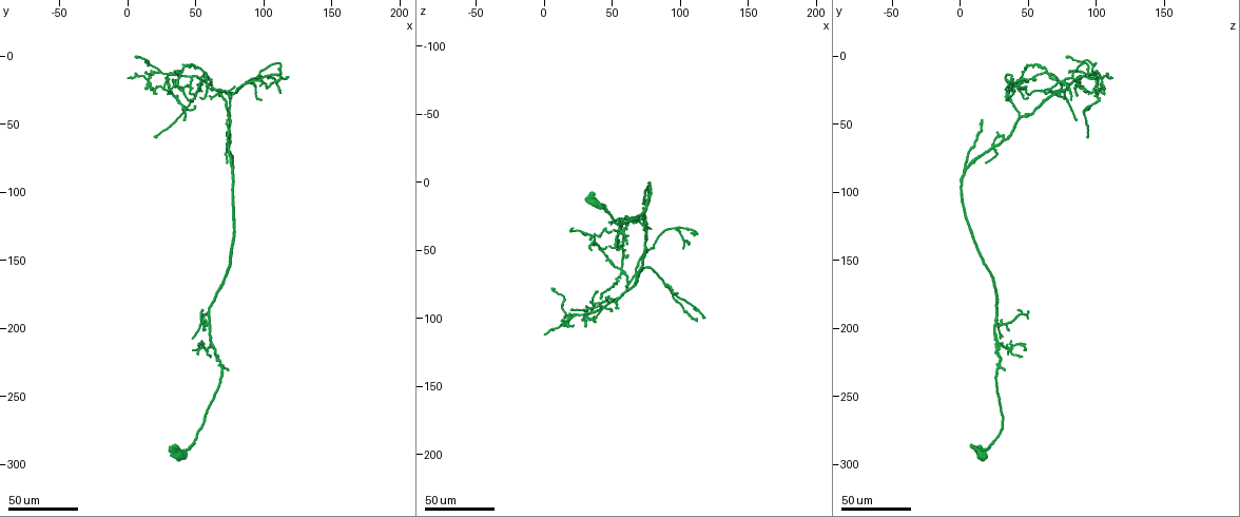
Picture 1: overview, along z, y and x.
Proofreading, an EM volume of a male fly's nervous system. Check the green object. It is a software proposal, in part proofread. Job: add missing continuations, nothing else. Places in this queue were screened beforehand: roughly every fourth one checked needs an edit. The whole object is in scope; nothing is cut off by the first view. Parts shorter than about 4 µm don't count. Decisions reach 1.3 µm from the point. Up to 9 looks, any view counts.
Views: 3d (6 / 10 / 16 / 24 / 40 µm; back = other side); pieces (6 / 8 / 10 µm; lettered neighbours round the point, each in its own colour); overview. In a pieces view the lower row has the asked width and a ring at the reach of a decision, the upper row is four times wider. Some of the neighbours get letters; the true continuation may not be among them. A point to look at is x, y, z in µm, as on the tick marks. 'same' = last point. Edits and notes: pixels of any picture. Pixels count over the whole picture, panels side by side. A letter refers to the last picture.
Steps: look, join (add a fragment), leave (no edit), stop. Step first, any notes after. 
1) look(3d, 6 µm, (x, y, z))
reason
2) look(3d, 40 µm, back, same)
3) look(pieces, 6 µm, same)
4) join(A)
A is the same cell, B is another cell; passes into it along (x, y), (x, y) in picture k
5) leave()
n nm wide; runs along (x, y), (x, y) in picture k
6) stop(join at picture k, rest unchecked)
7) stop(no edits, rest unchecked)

look(3d, 40 µm, (54, 26, 92))
an open end

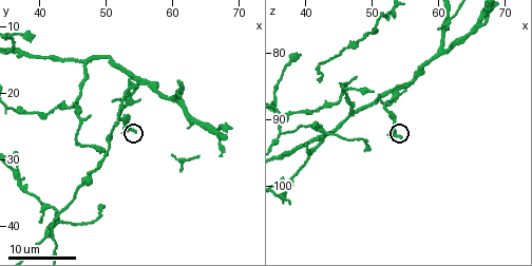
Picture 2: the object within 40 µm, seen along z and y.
look(pieces, 8 µm, (54.0, 25.5, 92.5))
what lies round it

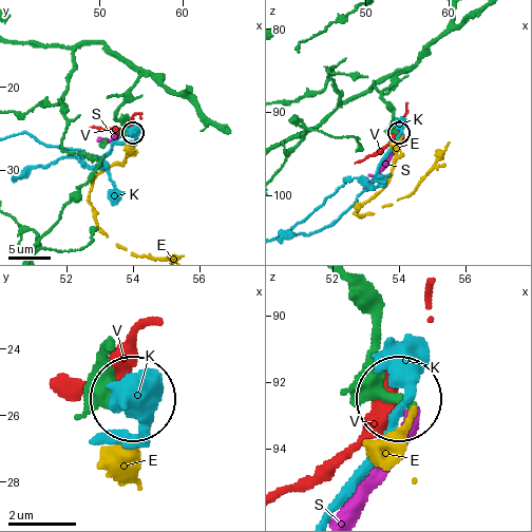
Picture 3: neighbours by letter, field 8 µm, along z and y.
join(E)
200 nm wide; E is the same cell, K, S and V are other cells; passes into it along (393, 114), (401, 136), (395, 163), (356, 211), (366, 214) in picture 3; it goes on there

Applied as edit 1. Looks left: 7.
look(3d, 40 µm, (118, 16, 100))
long arm stops here

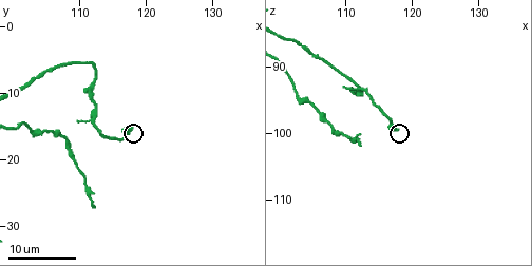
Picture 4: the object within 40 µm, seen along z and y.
look(pieces, 8 µm, (118.0, 15.5, 99.5))

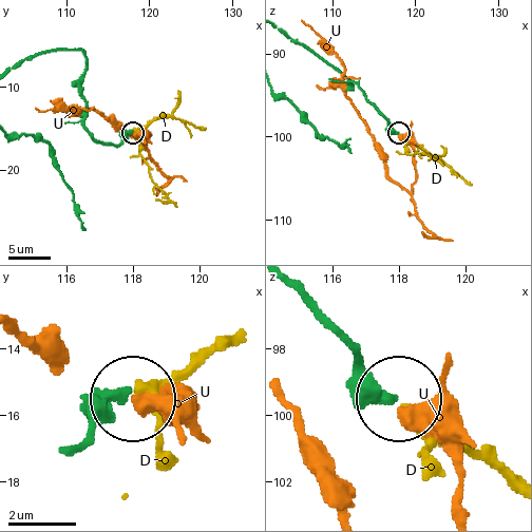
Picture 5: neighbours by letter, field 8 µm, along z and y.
leave()
D and U are other cells; runs along (84, 57), (84, 126), (105, 143), (118, 145), (130, 132) in picture 5; none of them fits

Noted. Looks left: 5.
look(overview)

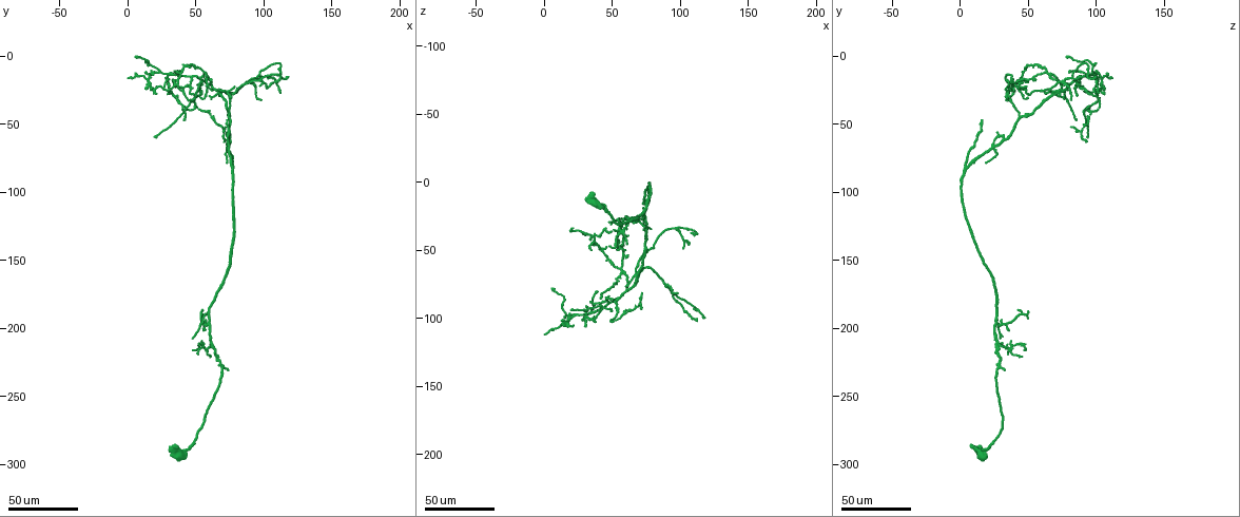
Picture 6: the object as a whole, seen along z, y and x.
look(3d, 24 µm, (102, 22, 48))
thick end

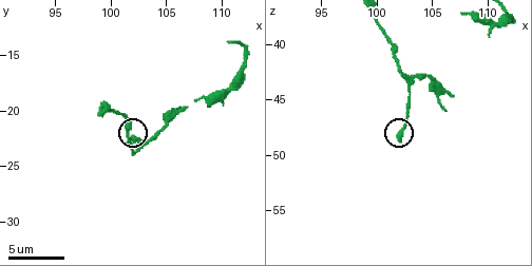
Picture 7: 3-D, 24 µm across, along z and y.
look(pieces, 10 µm, (102.0, 22.6, 48.6))

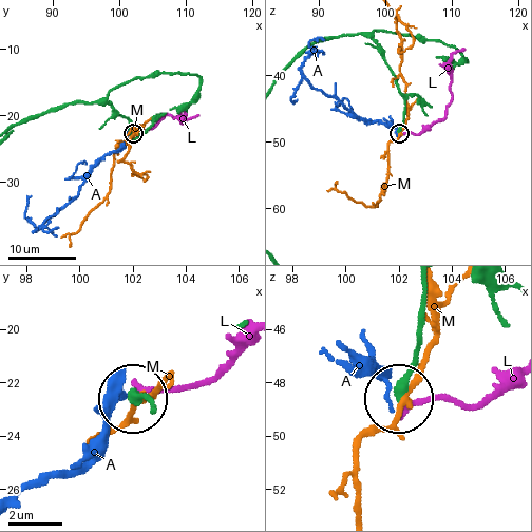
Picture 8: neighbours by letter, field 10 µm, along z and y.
leave()
A, L and M are other cells; runs along (422, 287), (422, 335), (412, 376), (398, 394) in picture 8; no lettered fragment goes on from it

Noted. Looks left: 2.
look(3d, 24 µm, (78, 24, 36))
tapers out

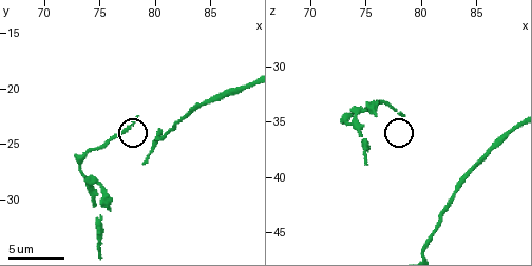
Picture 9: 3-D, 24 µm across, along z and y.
look(pieces, 10 µm, (78.4, 22.6, 34.6))

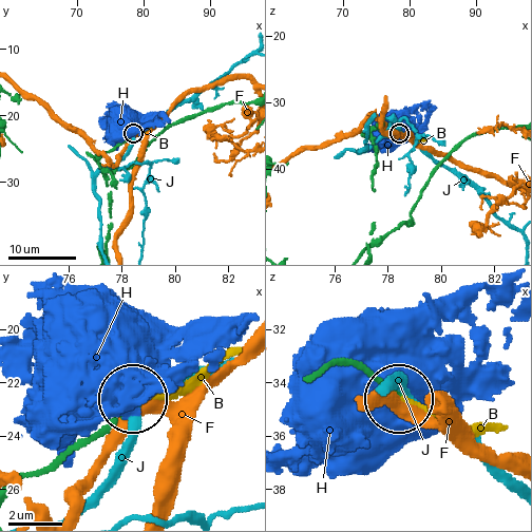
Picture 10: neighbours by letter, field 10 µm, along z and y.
leave()
160 nm wide; B, F, H and J are other cells; none of them fits

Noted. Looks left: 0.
stop(join at picture 3, rest unchecked)

